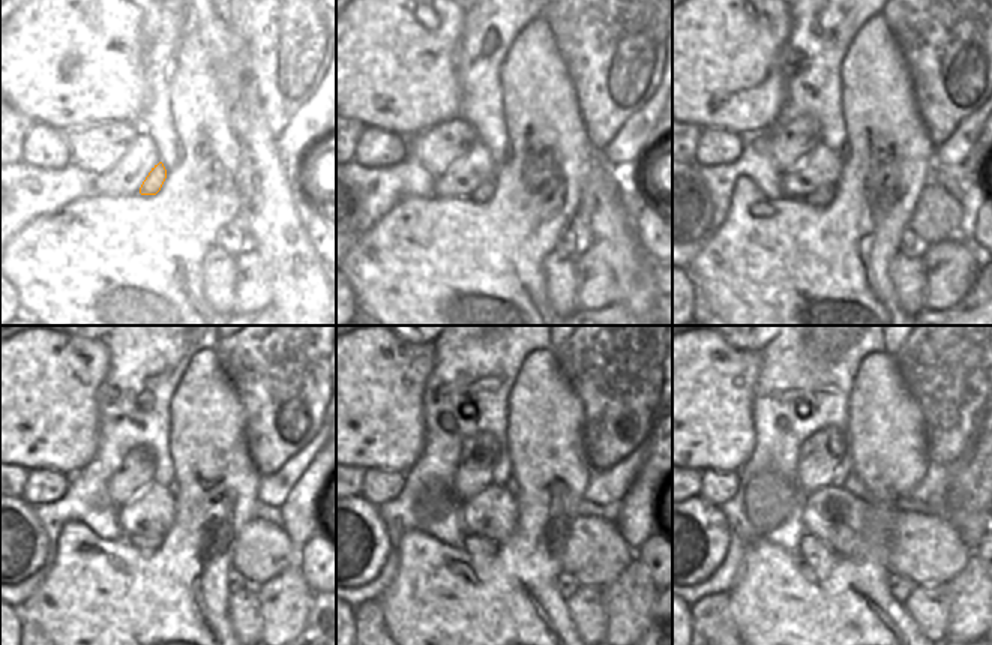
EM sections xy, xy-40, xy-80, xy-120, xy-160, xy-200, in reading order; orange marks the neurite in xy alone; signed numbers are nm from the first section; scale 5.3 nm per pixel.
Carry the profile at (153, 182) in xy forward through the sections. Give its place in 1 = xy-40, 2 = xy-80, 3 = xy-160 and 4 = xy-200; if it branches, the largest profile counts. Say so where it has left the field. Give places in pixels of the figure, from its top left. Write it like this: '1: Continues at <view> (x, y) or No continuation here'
1: Continues at xy-40 (483, 194)
2: Continues at xy-80 (823, 195)
3: Continues at xy-160 (480, 548)
4: Continues at xy-200 (815, 552).

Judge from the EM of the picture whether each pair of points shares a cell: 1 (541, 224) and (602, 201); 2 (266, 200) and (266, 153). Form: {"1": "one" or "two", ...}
{"1": "two", "2": "one"}

